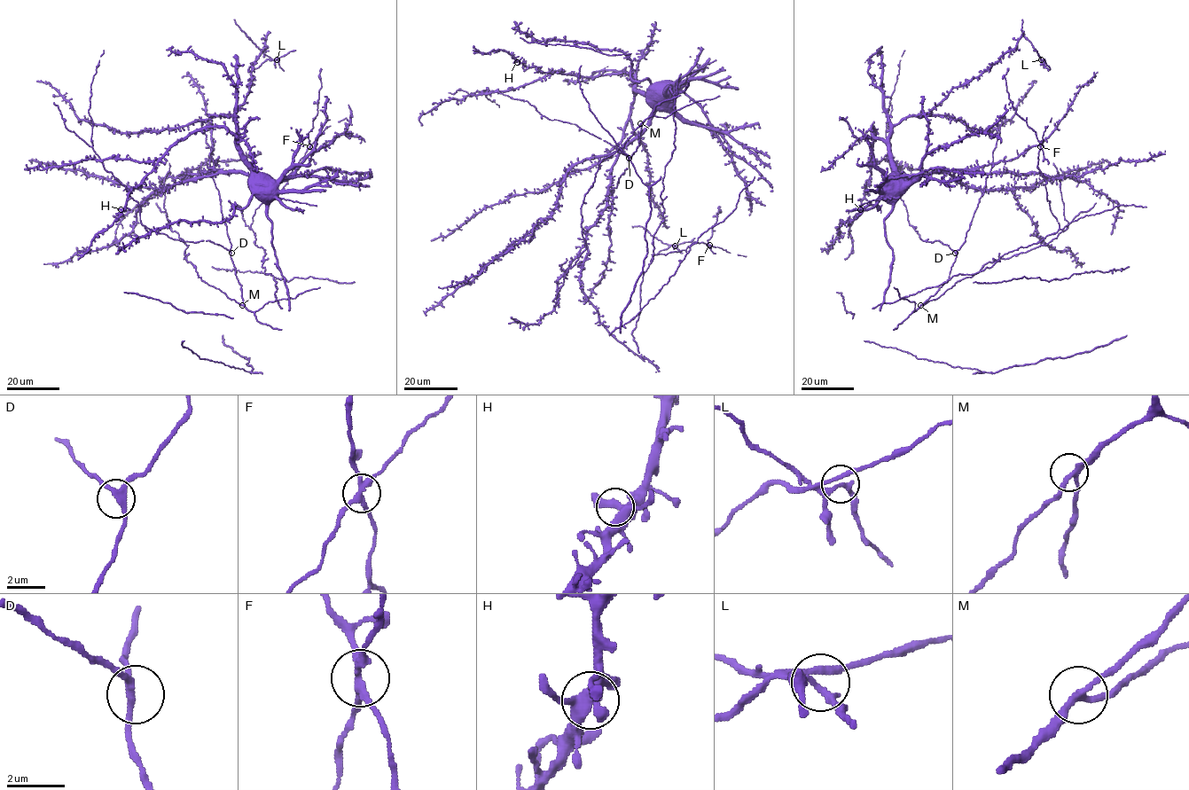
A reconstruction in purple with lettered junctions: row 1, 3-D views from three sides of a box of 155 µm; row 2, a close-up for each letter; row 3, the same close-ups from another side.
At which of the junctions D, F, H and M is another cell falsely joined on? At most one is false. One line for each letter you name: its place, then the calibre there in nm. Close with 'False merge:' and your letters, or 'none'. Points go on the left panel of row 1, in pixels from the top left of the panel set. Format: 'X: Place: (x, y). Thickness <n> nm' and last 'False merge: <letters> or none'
F: Place: (309, 146). Thickness 260 nm
False merge: F

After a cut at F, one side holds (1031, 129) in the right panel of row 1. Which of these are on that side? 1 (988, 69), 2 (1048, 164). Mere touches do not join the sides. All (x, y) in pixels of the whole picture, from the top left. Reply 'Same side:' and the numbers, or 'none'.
Same side: 2

